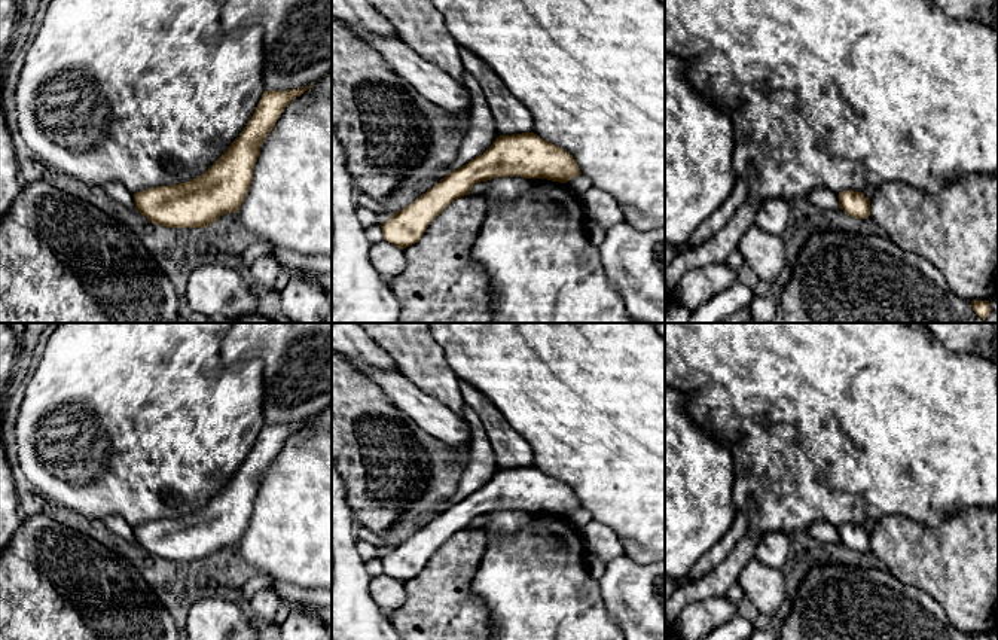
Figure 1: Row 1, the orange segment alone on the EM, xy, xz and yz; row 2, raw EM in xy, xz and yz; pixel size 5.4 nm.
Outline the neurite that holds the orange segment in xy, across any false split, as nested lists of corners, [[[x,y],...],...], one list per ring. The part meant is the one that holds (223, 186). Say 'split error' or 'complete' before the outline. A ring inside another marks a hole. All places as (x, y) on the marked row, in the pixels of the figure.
complete | [[[309,86],[263,92],[253,116],[239,137],[228,147],[228,150],[199,177],[190,182],[150,188],[134,193],[135,210],[147,217],[153,225],[168,228],[208,228],[220,216],[226,213],[238,213],[245,201],[248,188],[253,180],[253,168],[257,162],[260,146],[266,135],[274,129],[278,118],[296,97],[300,97]]]

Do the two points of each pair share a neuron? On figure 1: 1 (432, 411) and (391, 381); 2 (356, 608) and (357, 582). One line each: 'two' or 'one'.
1: one
2: one

